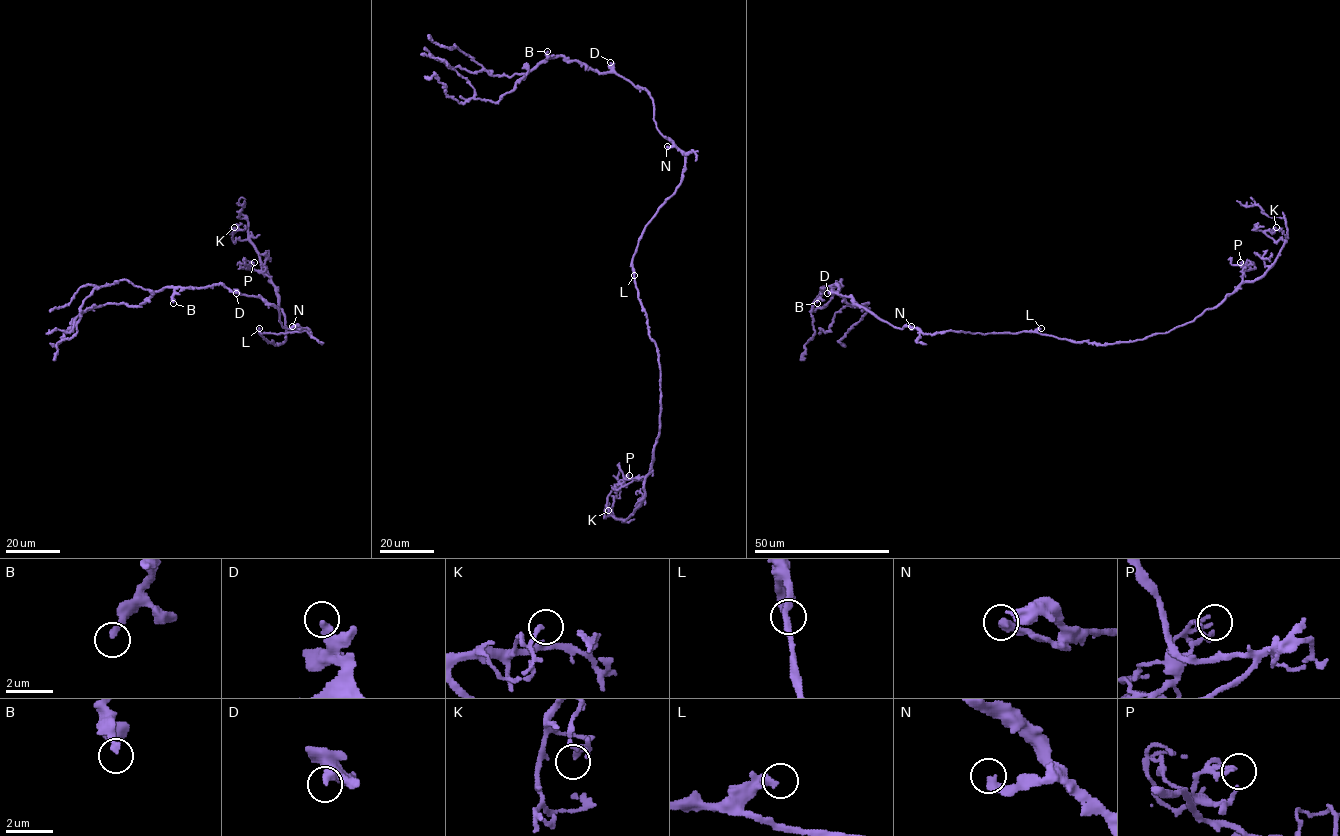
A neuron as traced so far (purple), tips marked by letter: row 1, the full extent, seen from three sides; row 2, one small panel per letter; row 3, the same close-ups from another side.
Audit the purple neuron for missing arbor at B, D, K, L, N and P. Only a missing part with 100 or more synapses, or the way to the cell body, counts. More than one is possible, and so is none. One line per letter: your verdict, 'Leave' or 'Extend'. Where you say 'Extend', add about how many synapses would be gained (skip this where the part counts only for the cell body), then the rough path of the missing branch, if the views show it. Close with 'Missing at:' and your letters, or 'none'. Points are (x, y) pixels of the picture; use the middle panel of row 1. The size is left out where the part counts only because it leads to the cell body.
B: Leave
D: Leave
K: Leave
L: Leave
N: Leave
P: Leave
Missing at: none

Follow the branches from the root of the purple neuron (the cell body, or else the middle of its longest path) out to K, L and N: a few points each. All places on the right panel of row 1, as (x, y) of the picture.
K: (973, 333), (1037, 331), (1107, 345), (1167, 332), (1258, 279), (1284, 243), (1265, 232), (1276, 227)
L: (973, 333), (1018, 333), (1041, 328)
N: (973, 333), (948, 330), (924, 334), (911, 326)

